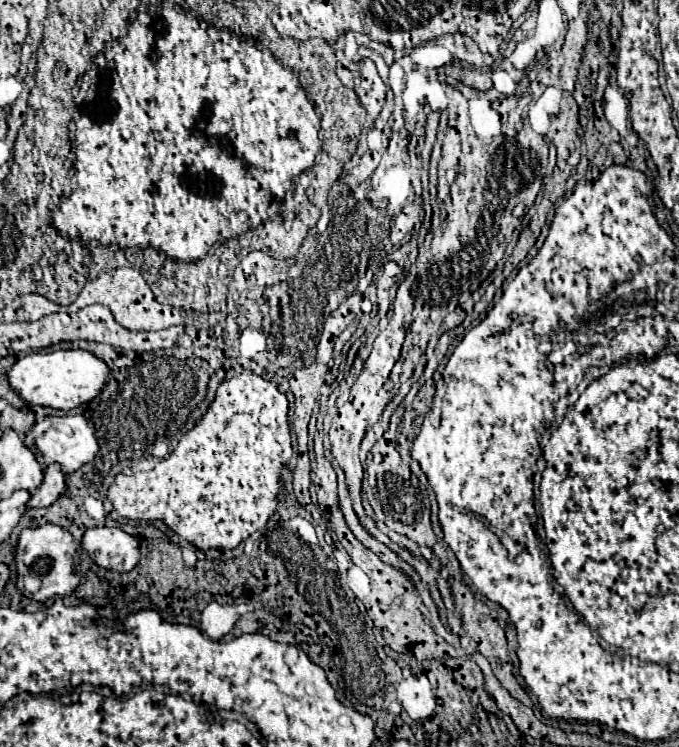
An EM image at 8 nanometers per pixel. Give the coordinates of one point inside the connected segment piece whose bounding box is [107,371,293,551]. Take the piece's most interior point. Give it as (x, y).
(222, 482)

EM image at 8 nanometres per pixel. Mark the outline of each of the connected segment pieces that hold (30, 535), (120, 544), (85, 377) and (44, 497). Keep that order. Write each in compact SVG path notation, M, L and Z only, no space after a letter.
M47 523L37 529L21 531L15 563L17 563L19 577L35 575L41 579L41 587L33 595L35 601L45 601L53 595L61 595L61 597L71 595L81 581L81 569L79 569L79 561L77 561L77 553L75 553L75 541L69 531L65 531L53 523Z
M115 527L87 529L81 541L89 559L101 569L127 573L139 563L139 543L133 535Z
M55 351L55 353L31 353L19 359L9 371L9 385L29 405L43 405L51 409L69 411L85 401L91 401L107 383L107 365L95 355L77 351Z
M53 463L45 467L41 485L31 493L27 507L49 507L65 491L65 475L59 471L59 465Z

